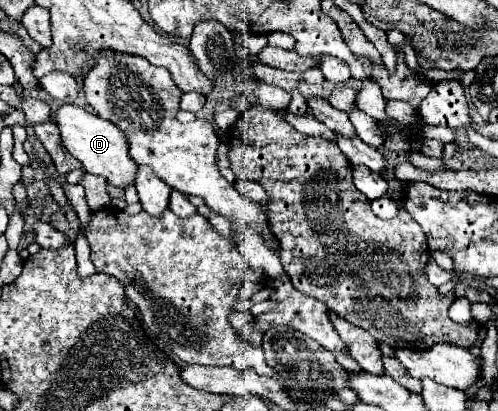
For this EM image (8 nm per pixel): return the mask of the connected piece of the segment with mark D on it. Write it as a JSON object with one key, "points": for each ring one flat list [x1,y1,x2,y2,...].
{"points":[[60,105,56,111,56,125,62,135,64,147,70,151,72,157,76,157,86,173,102,175,110,185,114,187,128,187,134,183,134,167,136,163,130,159,126,149,126,137,122,137,122,131,114,127,114,123,98,117,96,113,88,113,80,105]]}

